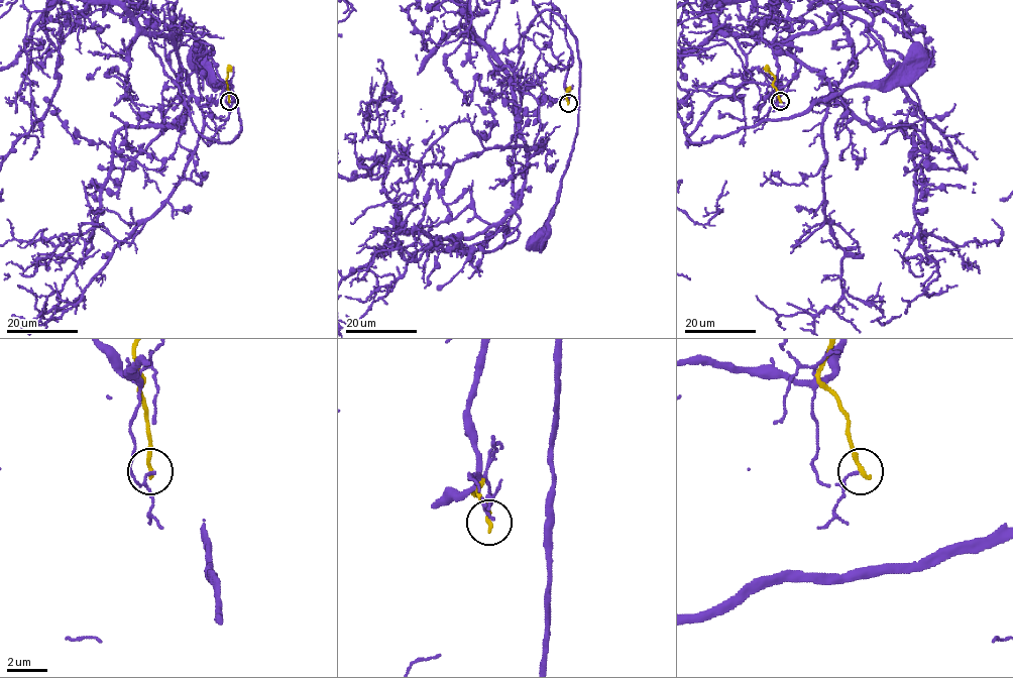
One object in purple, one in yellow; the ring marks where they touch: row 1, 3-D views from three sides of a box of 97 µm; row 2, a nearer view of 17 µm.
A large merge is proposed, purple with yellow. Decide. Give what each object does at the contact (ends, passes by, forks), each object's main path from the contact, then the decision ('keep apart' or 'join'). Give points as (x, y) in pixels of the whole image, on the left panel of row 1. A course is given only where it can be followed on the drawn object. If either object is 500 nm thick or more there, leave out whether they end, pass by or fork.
purple ends | yellow ends | purple via (229, 101), (199, 39), (151, 34), (194, 127), (230, 142), (241, 128), (238, 108), (198, 55) | yellow via (229, 101), (227, 77), (231, 68) | keep apart

